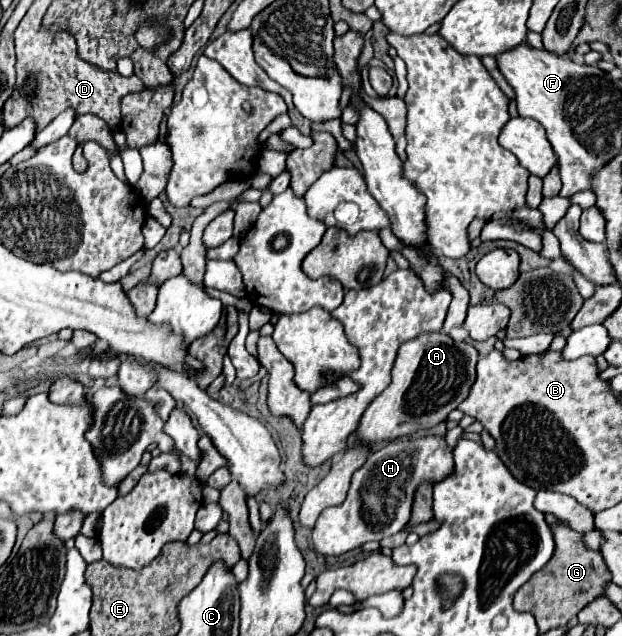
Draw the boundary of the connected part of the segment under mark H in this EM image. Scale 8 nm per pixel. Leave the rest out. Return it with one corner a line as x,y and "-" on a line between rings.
425,436
425,438
401,438
395,442
385,444
383,448
369,454
365,464
353,474
351,488
347,492
347,498
341,506
327,508
323,516
319,516
319,522
313,528
313,544
315,550
323,556
341,556
353,548
359,548
361,544
369,540
383,540
387,536
397,534
411,518
411,498
415,494
415,486
423,480
439,482
443,480
453,468
451,450
445,446
443,438
437,436

